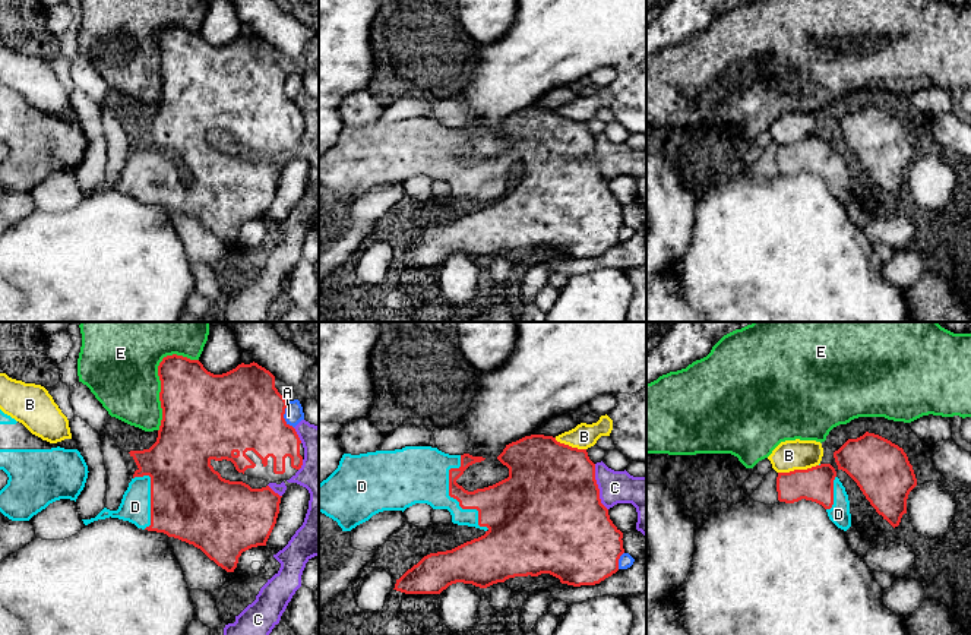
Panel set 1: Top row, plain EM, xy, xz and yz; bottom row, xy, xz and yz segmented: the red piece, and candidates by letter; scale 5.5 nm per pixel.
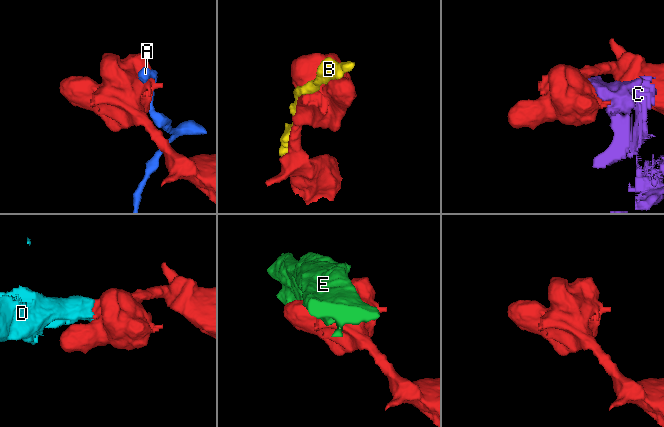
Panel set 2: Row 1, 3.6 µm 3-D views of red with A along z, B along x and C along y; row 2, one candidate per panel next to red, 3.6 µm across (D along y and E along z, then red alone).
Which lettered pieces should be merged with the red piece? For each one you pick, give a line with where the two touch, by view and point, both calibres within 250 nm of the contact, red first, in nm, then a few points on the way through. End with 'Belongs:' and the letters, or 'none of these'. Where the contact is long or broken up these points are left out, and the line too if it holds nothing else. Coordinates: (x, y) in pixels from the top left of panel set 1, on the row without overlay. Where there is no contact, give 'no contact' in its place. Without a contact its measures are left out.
D: meets red in xz at (454, 170); 240 nm thick on the red side, 320 nm on the other
Belongs: D

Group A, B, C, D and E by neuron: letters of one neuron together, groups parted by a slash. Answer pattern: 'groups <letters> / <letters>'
groups A / B / C / D / E

